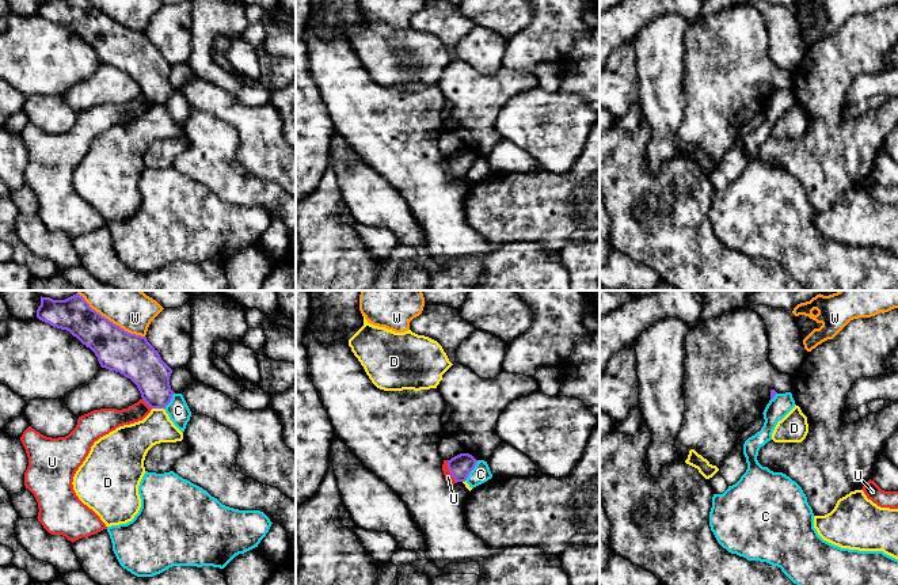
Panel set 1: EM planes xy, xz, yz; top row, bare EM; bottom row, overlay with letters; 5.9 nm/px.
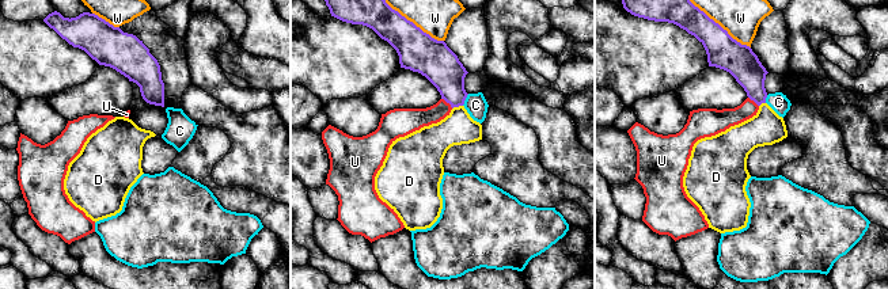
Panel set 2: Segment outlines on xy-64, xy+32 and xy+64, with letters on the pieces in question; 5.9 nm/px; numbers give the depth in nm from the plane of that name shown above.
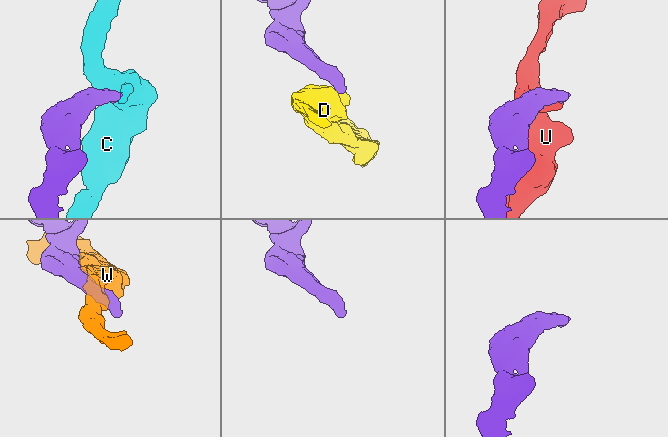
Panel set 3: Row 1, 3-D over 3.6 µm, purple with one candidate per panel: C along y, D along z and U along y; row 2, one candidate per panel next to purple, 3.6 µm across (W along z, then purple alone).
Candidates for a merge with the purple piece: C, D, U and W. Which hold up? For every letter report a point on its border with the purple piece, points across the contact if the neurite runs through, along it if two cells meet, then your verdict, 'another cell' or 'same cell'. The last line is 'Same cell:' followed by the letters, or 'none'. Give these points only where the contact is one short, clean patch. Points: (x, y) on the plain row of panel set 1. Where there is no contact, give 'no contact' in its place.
C: contact xz (472, 164); border xz (478, 156), (465, 175); another cell
D: contact xy (158, 103); border xy (152, 103), (163, 105); another cell
U: contact xz (449, 166); border xz (446, 156), (446, 163), (456, 178); another cell
W: contact xy (115, 21); another cell
Same cell: none

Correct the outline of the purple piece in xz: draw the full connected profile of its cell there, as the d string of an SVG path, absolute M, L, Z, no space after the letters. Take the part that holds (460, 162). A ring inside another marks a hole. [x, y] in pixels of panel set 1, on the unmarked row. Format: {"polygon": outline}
{"polygon": "M460 149L448 156L448 164L456 178L465 178L477 156L469 149Z"}

